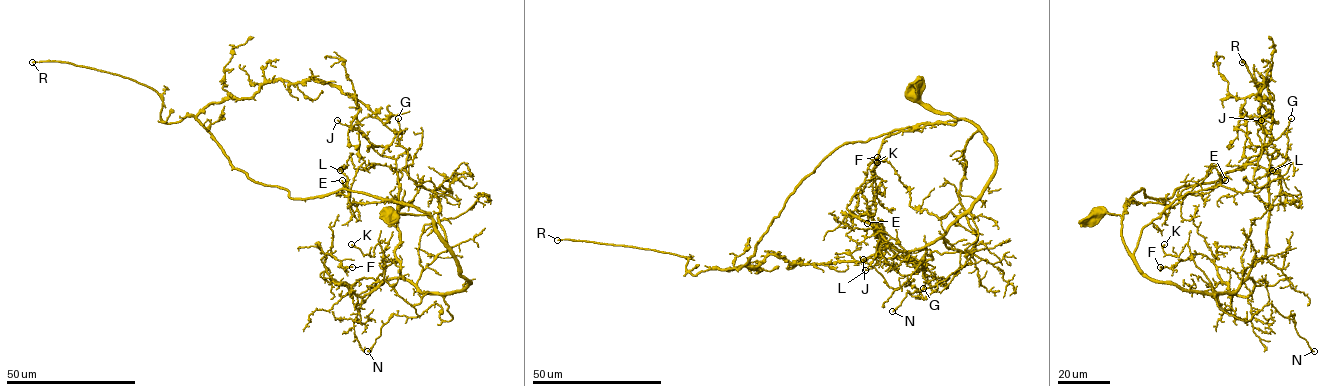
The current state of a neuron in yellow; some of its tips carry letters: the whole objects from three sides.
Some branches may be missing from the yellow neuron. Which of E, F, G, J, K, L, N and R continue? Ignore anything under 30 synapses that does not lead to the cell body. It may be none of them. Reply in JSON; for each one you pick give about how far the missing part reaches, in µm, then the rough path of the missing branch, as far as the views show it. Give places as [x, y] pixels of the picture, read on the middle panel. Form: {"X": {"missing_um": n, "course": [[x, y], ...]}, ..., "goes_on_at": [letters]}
{"R": {"missing_um": 200}, "goes_on_at": ["R"]}

